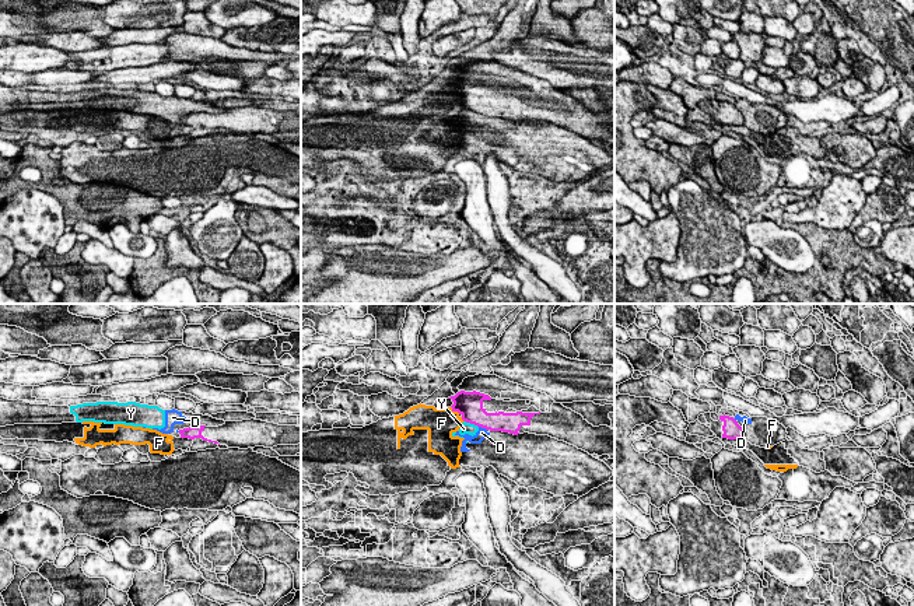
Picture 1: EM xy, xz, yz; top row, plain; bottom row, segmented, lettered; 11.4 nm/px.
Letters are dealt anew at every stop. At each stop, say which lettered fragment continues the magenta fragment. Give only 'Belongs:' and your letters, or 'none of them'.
Belongs: none of them

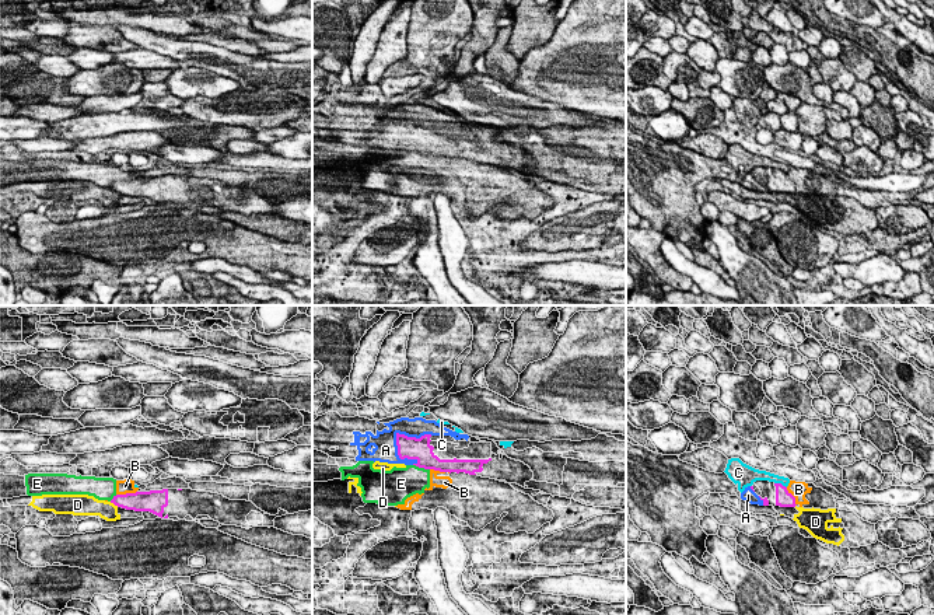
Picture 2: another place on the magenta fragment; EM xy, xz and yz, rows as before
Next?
Belongs: A

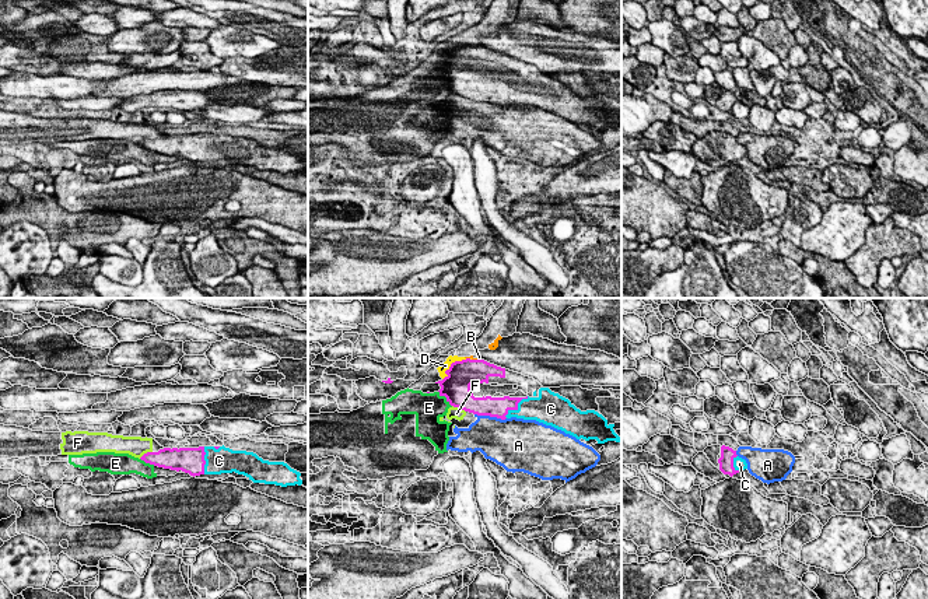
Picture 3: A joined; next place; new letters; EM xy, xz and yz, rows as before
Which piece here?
Belongs: C

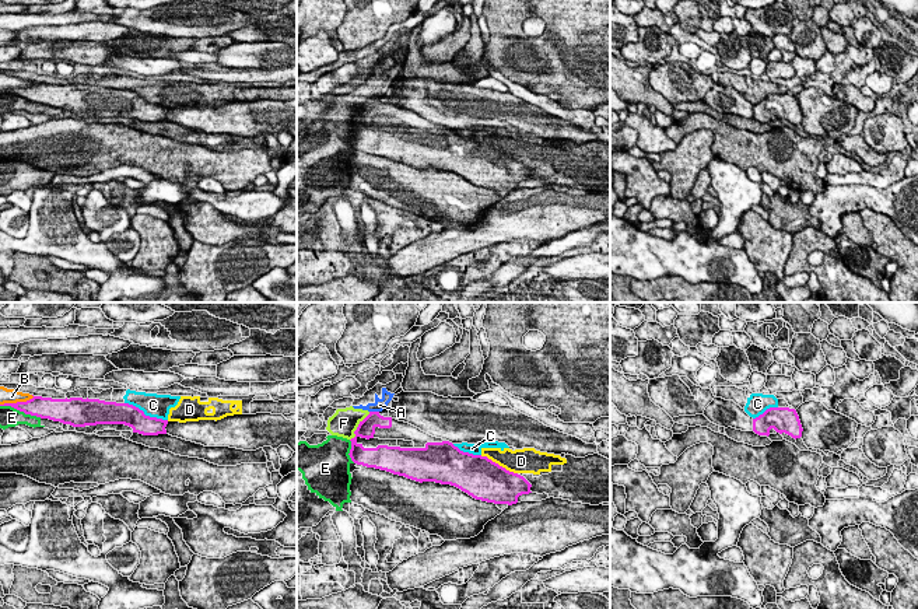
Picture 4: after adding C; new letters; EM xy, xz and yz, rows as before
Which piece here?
Belongs: none of them

